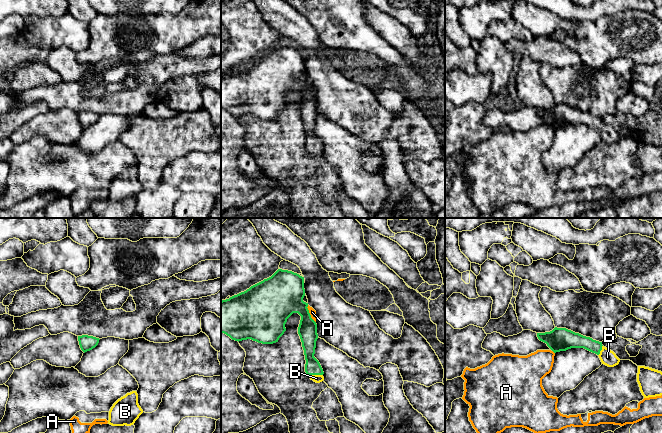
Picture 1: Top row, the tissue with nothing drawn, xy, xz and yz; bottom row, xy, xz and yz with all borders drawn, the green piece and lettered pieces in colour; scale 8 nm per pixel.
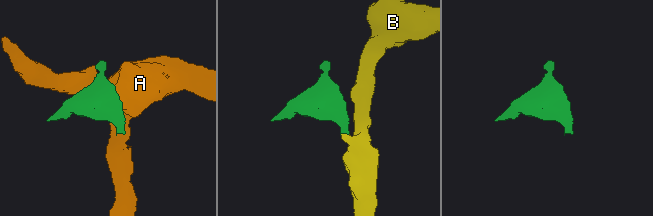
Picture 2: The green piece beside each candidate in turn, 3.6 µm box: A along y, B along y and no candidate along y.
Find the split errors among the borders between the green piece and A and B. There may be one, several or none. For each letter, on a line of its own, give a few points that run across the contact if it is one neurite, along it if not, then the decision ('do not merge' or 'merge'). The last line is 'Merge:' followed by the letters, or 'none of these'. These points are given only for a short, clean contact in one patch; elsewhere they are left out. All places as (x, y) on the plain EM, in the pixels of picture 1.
A: do not merge
B: line xz (312, 143), (316, 150), (316, 154); merge
Merge: B

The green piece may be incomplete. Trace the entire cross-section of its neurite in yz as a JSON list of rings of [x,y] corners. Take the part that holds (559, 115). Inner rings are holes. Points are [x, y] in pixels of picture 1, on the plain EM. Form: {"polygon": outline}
{"polygon": [[[555,103],[550,108],[537,109],[540,117],[554,128],[566,127],[571,124],[584,124],[599,132],[602,140],[608,143],[614,143],[619,140],[620,135],[610,125],[604,123],[602,118],[593,116],[590,113],[575,109],[566,104]]]}

